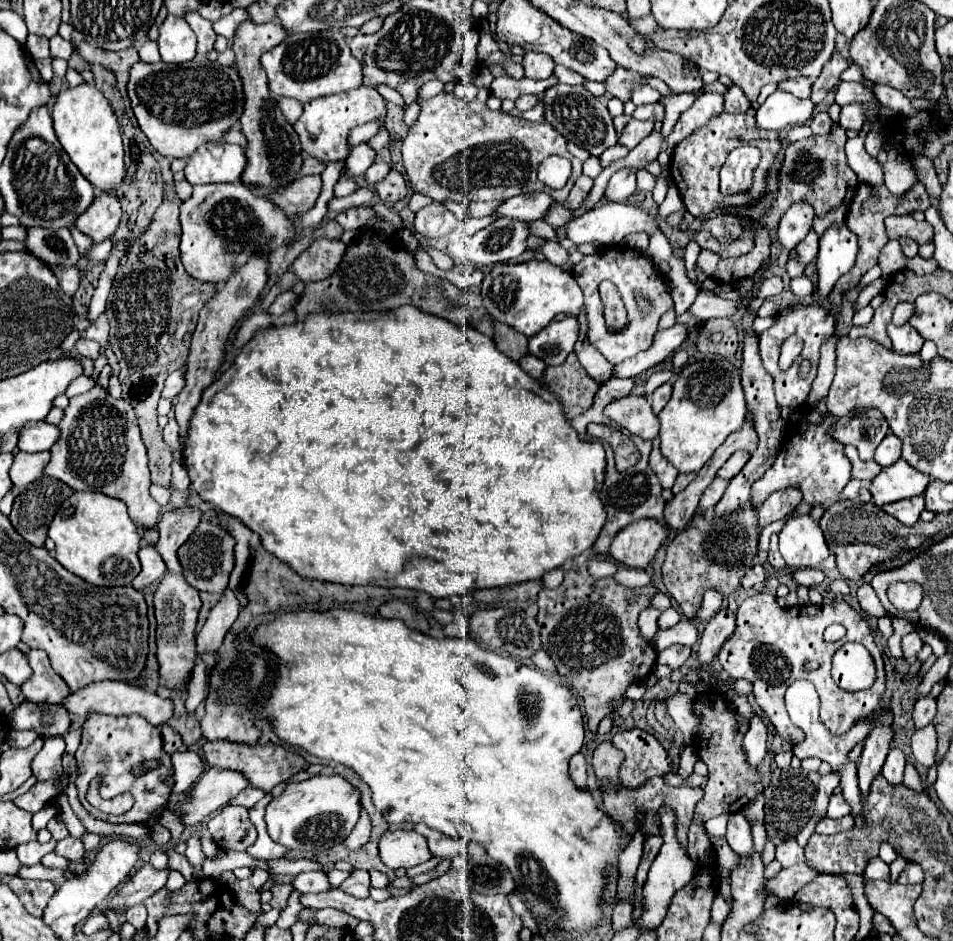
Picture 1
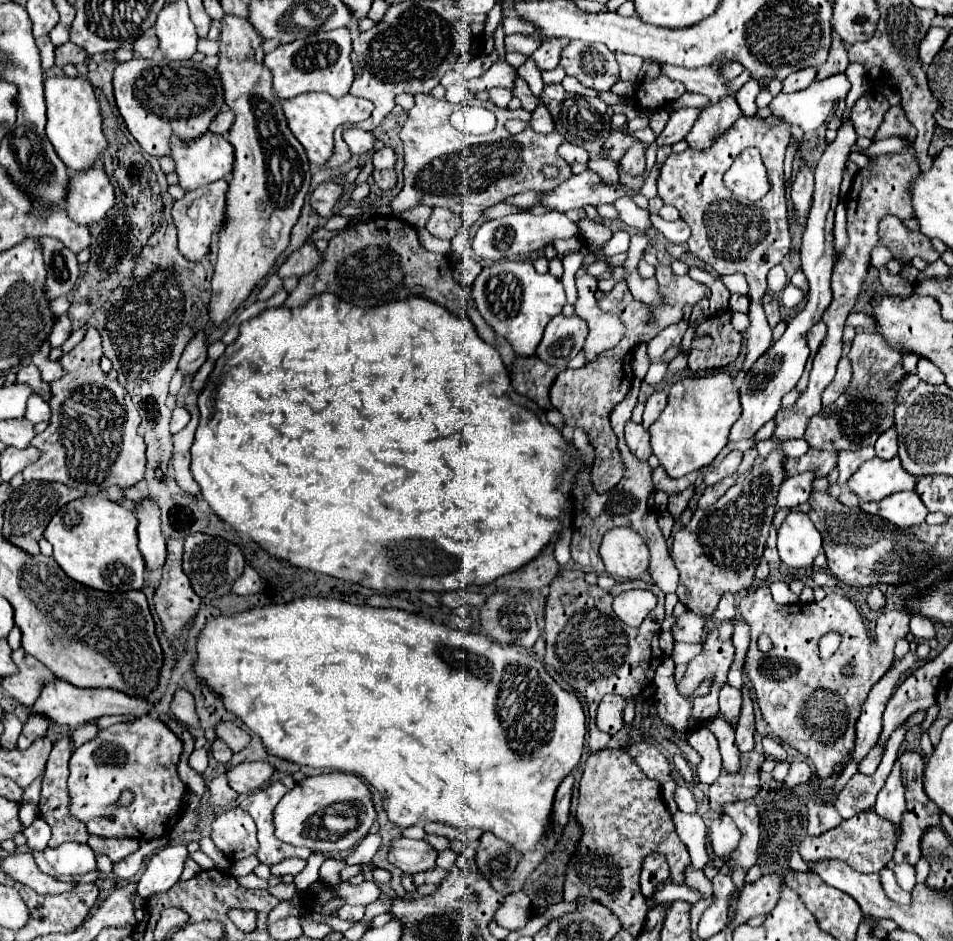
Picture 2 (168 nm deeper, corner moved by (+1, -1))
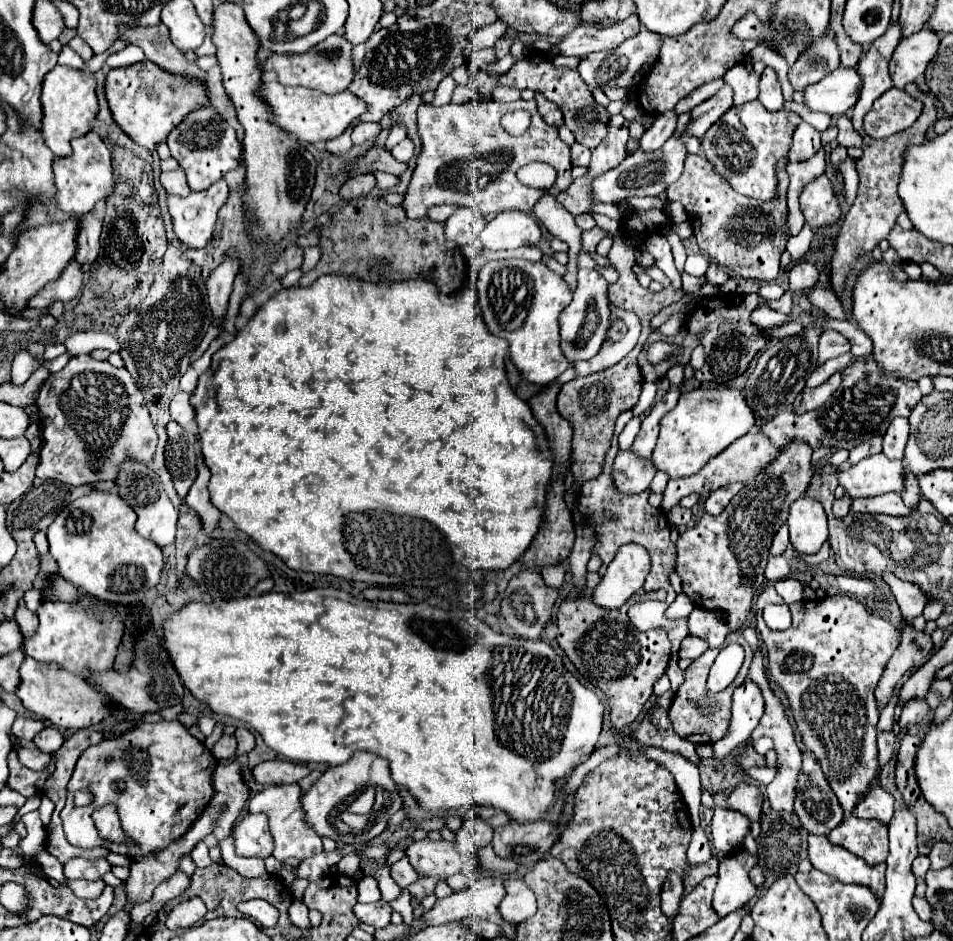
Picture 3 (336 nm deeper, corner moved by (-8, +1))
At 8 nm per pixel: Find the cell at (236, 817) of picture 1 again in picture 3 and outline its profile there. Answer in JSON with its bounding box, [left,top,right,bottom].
[233,813,273,857]

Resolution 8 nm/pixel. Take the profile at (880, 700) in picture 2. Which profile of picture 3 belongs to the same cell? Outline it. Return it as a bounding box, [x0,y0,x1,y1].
[875,625,933,711]

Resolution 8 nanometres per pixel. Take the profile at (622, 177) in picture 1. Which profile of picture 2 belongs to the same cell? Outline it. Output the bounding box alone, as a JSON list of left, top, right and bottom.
[620,143,648,175]

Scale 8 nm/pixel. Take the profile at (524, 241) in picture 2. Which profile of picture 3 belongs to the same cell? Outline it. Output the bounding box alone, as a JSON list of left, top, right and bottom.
[479,211,541,249]

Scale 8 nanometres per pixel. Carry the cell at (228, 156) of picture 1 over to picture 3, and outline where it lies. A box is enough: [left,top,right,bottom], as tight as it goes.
[167,107,241,191]

